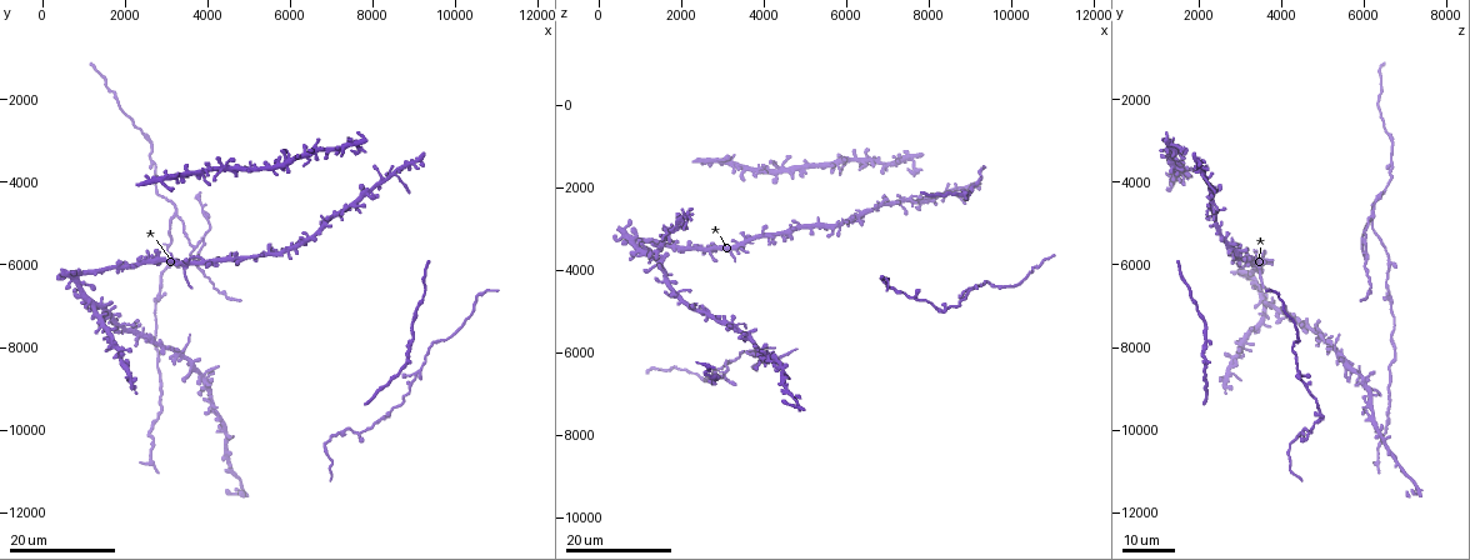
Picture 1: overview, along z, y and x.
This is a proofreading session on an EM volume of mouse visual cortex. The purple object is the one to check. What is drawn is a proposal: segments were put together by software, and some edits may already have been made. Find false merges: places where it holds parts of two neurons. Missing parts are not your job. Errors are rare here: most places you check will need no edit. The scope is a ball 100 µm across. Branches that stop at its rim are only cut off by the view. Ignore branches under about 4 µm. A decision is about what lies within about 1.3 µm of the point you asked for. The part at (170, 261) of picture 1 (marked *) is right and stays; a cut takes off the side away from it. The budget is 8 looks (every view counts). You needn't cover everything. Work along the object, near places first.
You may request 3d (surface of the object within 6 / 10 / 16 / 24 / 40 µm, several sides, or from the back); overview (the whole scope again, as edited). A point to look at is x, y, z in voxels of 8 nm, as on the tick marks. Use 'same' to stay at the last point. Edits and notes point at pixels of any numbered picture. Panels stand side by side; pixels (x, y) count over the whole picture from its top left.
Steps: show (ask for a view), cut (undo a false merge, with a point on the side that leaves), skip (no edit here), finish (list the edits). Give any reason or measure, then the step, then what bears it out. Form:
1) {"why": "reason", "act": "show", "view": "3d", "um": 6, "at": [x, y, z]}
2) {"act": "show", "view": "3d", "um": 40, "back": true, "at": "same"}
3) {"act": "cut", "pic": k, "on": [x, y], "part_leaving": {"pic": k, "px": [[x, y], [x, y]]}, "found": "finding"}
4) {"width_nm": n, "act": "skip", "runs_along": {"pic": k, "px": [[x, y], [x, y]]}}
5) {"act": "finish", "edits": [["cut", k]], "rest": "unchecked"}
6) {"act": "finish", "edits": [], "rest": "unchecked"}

{"why": "thin arm on a thick one", "act": "show", "view": "3d", "um": 16, "at": [2650, 3550, 6650]}

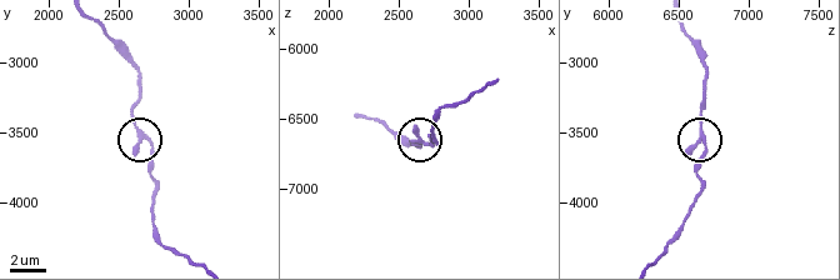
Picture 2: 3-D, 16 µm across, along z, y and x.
{"act": "show", "view": "3d", "um": 6, "at": [2740, 3560, 6680]}

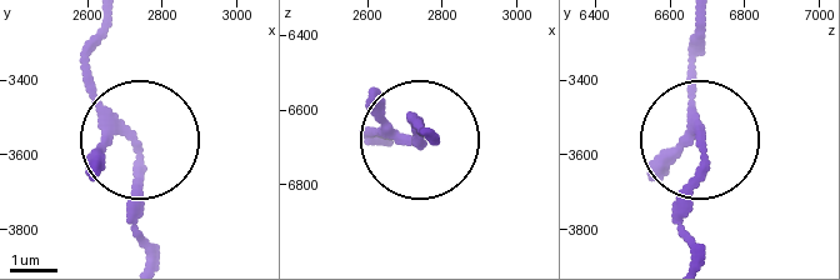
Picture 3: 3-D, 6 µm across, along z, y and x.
{"act": "skip", "runs_along": {"pic": 3, "px": [[423, 130], [364, 134]]}, "found": "continuous, no second neuron"}

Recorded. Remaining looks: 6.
{"why": "arms part here", "act": "show", "view": "3d", "um": 24, "at": [3250, 4800, 6200]}

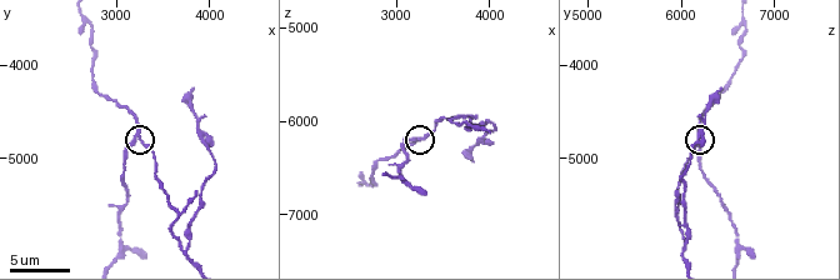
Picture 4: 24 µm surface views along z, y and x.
{"why": "zoom in", "act": "show", "view": "3d", "um": 10, "at": [3250, 4750, 6200]}

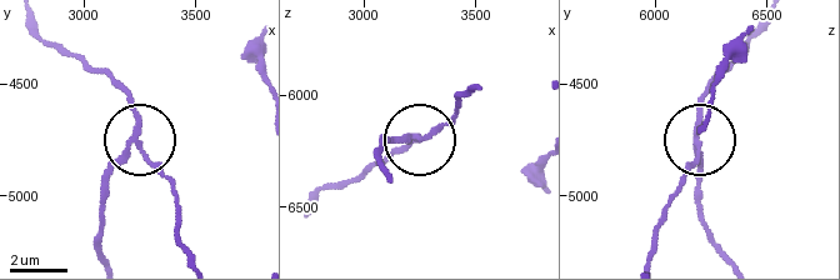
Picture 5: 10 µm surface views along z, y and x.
{"act": "cut", "pic": 5, "on": [159, 166], "part_leaving": {"pic": 5, "px": [[135, 130], [138, 150], [173, 193], [188, 258]]}, "found": "two neurons meet here"}

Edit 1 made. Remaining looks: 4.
{"act": "show", "view": "3d", "um": 10, "at": [3150, 5400, 6450]}

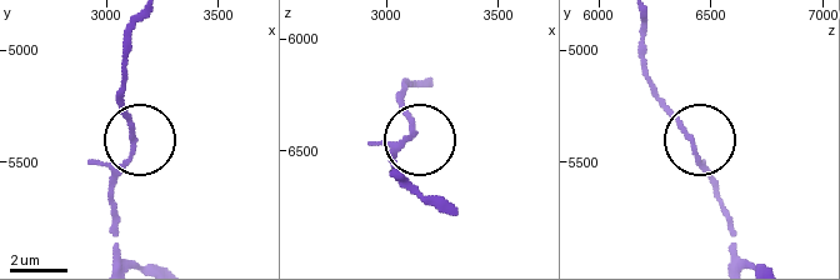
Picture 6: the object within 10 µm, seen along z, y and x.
{"width_nm": 140, "act": "skip", "runs_along": {"pic": 6, "px": [[114, 255], [114, 176], [136, 140], [121, 79]]}, "found": "all the same neuron"}

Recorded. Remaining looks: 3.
{"why": "a narrow waist", "act": "show", "view": "3d", "um": 16, "at": [7650, 3250, 1700]}

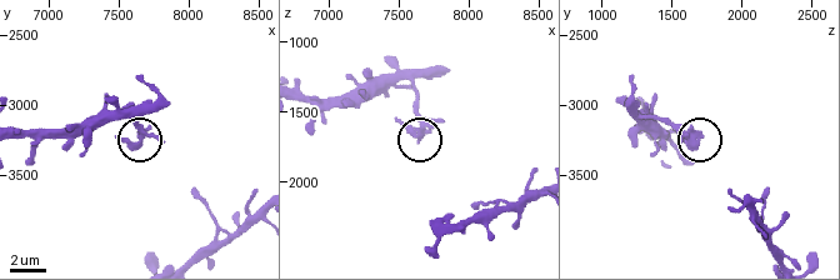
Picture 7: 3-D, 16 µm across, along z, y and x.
{"act": "show", "view": "3d", "um": 6, "at": [7640, 3280, 1680]}

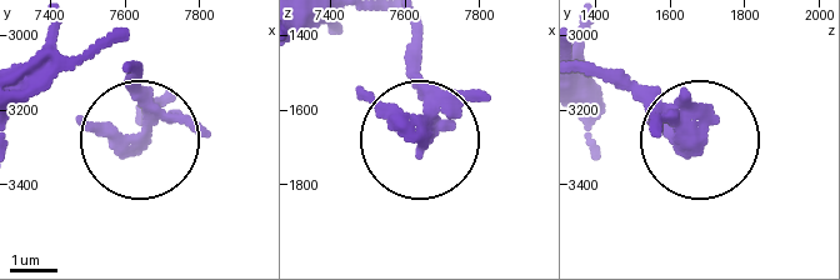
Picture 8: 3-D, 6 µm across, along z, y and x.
{"act": "skip", "found": "one neuron here"}

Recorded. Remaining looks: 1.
{"act": "finish", "edits": [["cut", 5]], "rest": "unchecked"}

